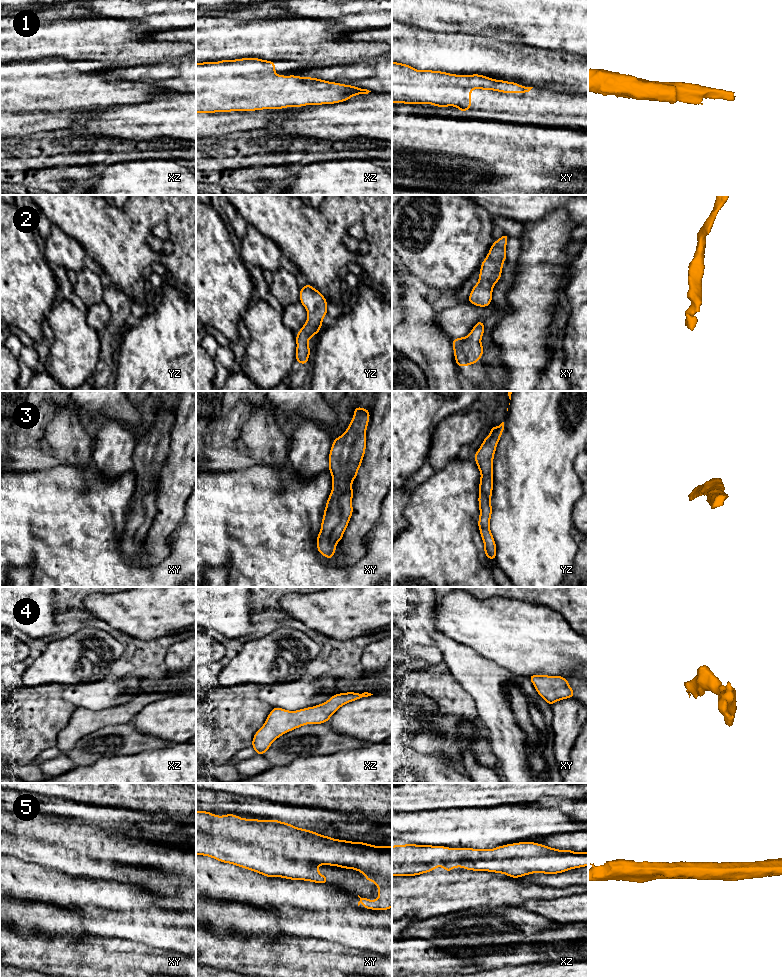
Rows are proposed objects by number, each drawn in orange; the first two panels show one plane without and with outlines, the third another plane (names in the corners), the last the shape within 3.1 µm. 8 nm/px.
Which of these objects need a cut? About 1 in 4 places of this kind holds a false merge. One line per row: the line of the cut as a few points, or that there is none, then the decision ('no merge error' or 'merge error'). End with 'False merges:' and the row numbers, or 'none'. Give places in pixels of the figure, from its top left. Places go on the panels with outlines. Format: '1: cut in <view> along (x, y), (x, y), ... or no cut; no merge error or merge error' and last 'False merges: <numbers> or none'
1: no cut; no merge error
2: no cut; no merge error
3: no cut; no merge error
4: no cut; no merge error
5: no cut; no merge error
False merges: none

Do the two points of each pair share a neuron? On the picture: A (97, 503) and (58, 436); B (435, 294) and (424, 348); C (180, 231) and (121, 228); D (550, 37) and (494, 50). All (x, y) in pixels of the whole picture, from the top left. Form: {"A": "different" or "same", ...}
{"A": "different", "B": "different", "C": "same", "D": "different"}

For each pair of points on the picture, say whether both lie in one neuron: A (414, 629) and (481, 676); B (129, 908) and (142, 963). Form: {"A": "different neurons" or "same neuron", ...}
{"A": "same neuron", "B": "different neurons"}

